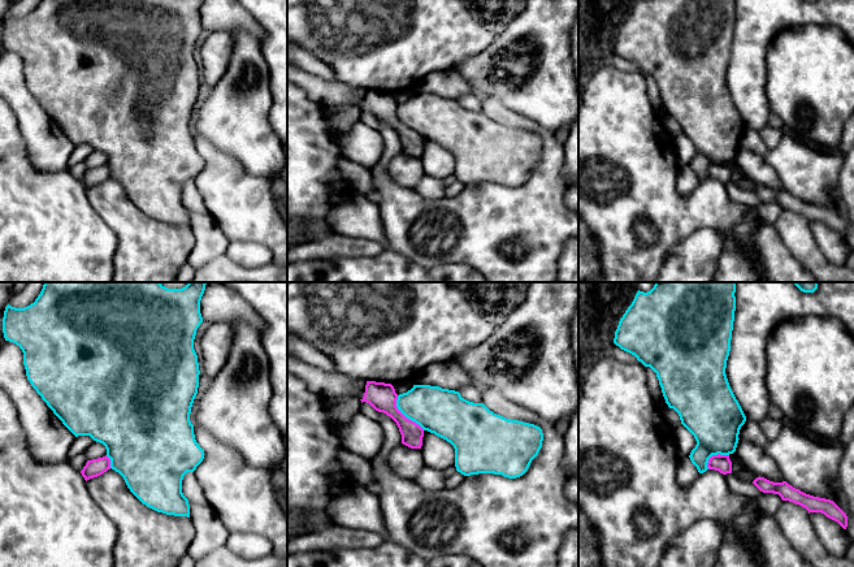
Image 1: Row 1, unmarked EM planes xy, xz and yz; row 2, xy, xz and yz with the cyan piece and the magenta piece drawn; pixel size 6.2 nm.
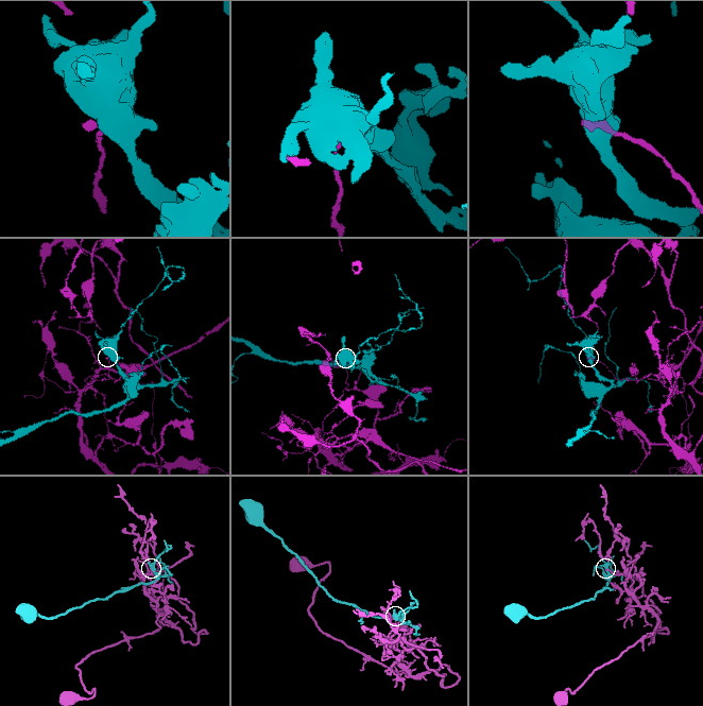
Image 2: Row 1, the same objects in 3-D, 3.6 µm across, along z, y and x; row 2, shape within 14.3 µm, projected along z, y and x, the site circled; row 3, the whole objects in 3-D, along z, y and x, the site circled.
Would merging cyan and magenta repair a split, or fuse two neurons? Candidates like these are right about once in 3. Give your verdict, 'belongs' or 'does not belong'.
does not belong

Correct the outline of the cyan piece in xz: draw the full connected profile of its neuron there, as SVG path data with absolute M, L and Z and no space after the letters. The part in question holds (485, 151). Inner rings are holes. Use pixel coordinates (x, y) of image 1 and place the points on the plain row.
M413 94L407 101L398 104L396 116L424 139L454 155L456 179L464 185L494 182L508 187L520 186L542 156L543 142L539 135L497 124L484 112L469 111L455 99Z

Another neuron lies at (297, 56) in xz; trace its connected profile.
M287 43L287 64L318 75L328 82L337 82L335 73L321 60L296 44Z

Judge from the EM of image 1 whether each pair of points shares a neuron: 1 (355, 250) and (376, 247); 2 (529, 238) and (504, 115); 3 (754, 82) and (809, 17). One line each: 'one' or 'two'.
1: one
2: one
3: one

